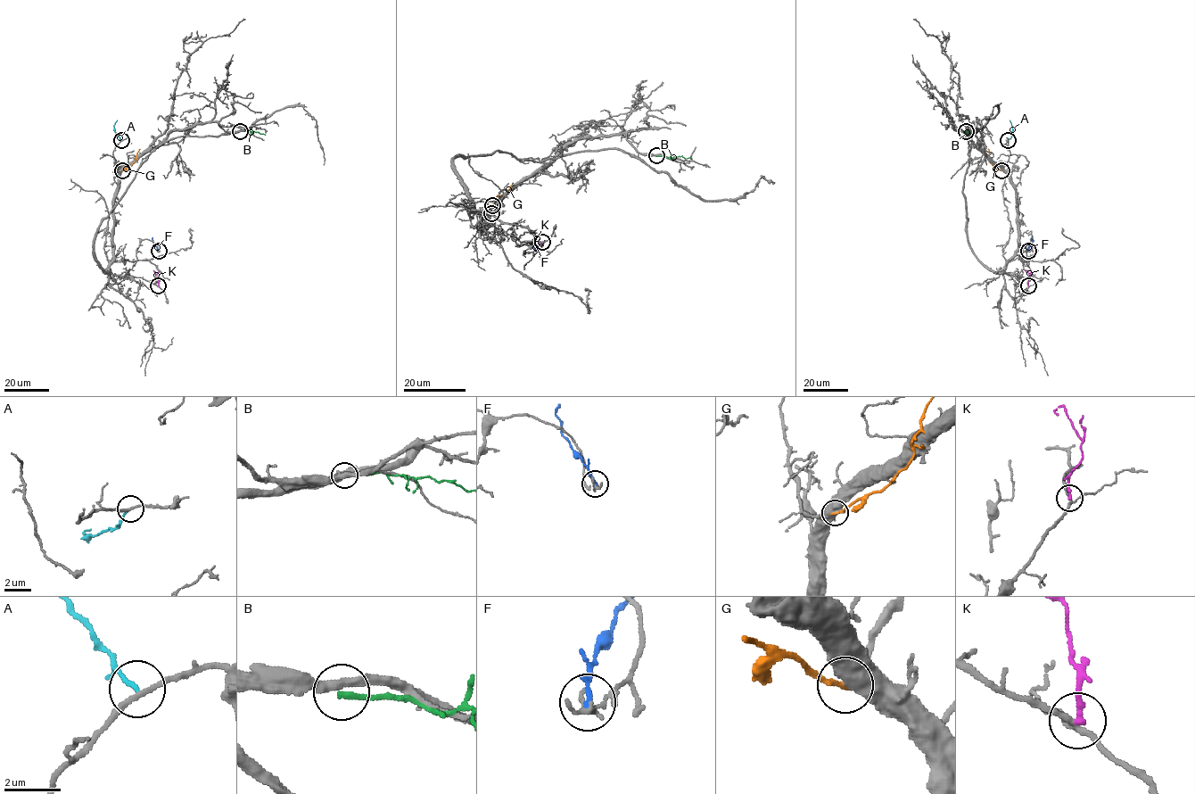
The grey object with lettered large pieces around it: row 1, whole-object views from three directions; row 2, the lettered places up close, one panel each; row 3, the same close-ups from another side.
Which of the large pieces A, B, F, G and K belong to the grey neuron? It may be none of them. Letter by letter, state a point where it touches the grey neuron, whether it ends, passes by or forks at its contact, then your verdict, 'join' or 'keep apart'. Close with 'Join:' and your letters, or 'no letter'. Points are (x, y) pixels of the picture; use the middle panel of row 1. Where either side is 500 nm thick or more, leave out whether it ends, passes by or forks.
A: meets grey at (491, 213); it ends there; keep apart
B: meets grey at (656, 155); it ends there; keep apart
F: meets grey at (543, 242); it ends there; keep apart
G: meets grey at (492, 205); keep apart
K: meets grey at (542, 242); it ends there; keep apart
Join: no letter

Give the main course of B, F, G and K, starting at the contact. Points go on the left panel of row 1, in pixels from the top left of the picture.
B: (240, 131), (265, 135)
F: (159, 251), (152, 237)
G: (121, 170), (135, 161), (140, 149)
K: (158, 285), (155, 271)

